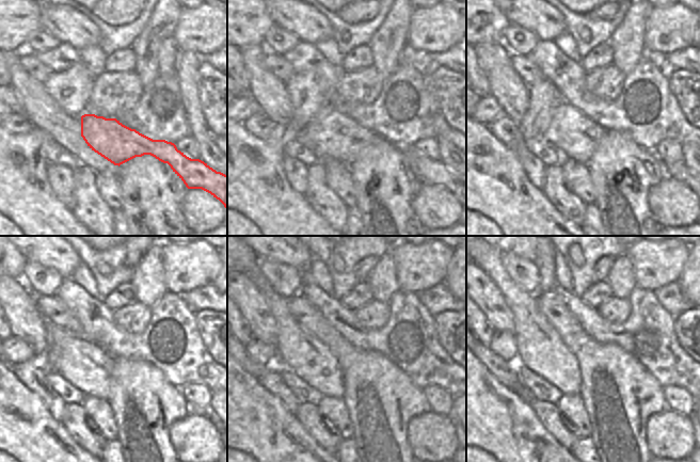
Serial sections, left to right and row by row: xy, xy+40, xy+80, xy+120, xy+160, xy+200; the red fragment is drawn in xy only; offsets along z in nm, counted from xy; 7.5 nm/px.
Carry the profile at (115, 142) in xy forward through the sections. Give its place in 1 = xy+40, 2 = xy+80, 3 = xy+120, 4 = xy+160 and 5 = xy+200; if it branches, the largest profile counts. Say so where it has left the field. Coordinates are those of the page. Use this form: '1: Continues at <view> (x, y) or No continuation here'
1: Continues at xy+40 (340, 138)
2: Continues at xy+80 (574, 134)
3: Continues at xy+120 (85, 365)
4: Continues at xy+160 (301, 352)
5: Continues at xy+200 (539, 346)

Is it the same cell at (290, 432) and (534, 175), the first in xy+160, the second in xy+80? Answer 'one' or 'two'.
two

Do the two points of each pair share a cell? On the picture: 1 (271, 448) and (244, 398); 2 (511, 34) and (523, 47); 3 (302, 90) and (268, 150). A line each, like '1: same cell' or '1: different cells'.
1: same cell
2: same cell
3: same cell

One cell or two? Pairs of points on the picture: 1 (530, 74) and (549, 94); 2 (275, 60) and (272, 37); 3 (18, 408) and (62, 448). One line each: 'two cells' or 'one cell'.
1: two cells
2: two cells
3: one cell

